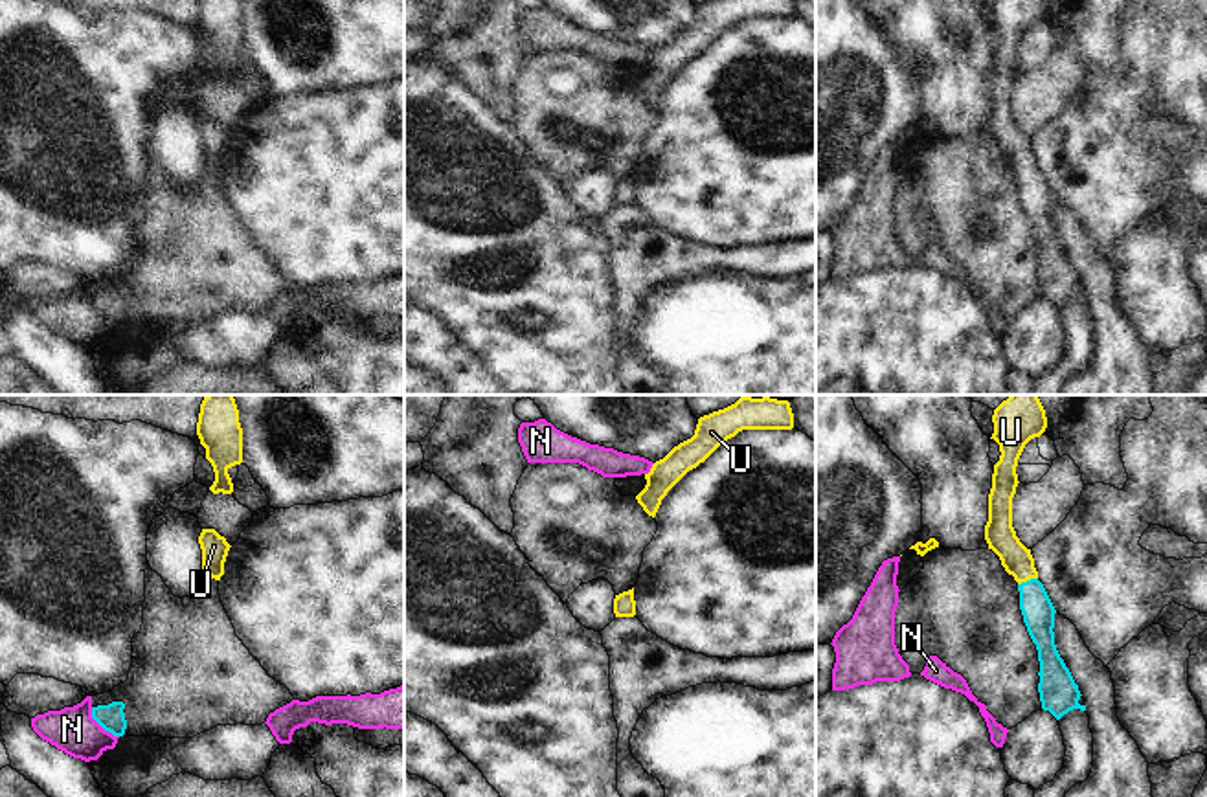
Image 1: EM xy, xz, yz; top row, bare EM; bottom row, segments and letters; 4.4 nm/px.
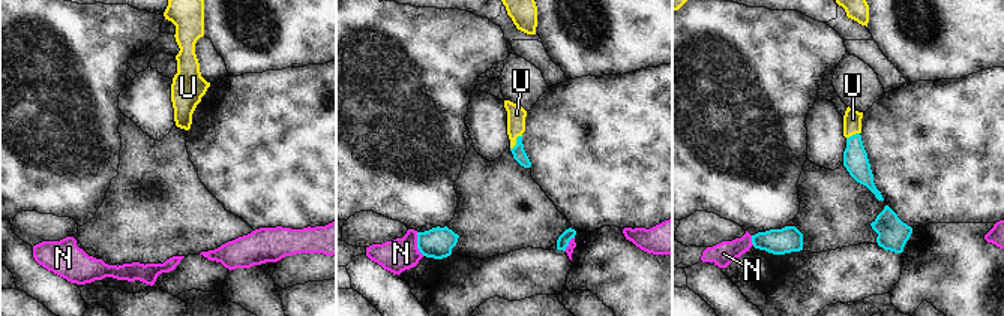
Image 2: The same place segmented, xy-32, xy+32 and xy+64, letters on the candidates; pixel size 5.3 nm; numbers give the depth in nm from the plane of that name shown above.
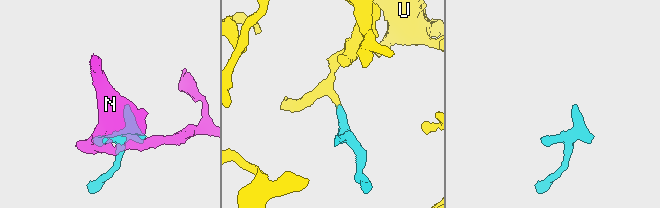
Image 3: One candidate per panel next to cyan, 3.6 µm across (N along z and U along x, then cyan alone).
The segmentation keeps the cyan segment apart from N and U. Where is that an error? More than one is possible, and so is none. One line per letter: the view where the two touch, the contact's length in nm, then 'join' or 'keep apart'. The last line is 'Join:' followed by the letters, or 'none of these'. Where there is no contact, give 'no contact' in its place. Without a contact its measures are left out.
N: contact in xy; length 180 nm; keep apart
U: contact in yz; length 90 nm; join
Join: U

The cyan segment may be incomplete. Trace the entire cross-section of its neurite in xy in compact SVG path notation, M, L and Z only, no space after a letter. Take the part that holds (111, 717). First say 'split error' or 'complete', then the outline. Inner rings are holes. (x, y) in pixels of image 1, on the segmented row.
complete; M112 702L108 705L97 705L92 707L92 718L108 733L114 736L123 736L127 729L125 720L125 703L123 702Z

